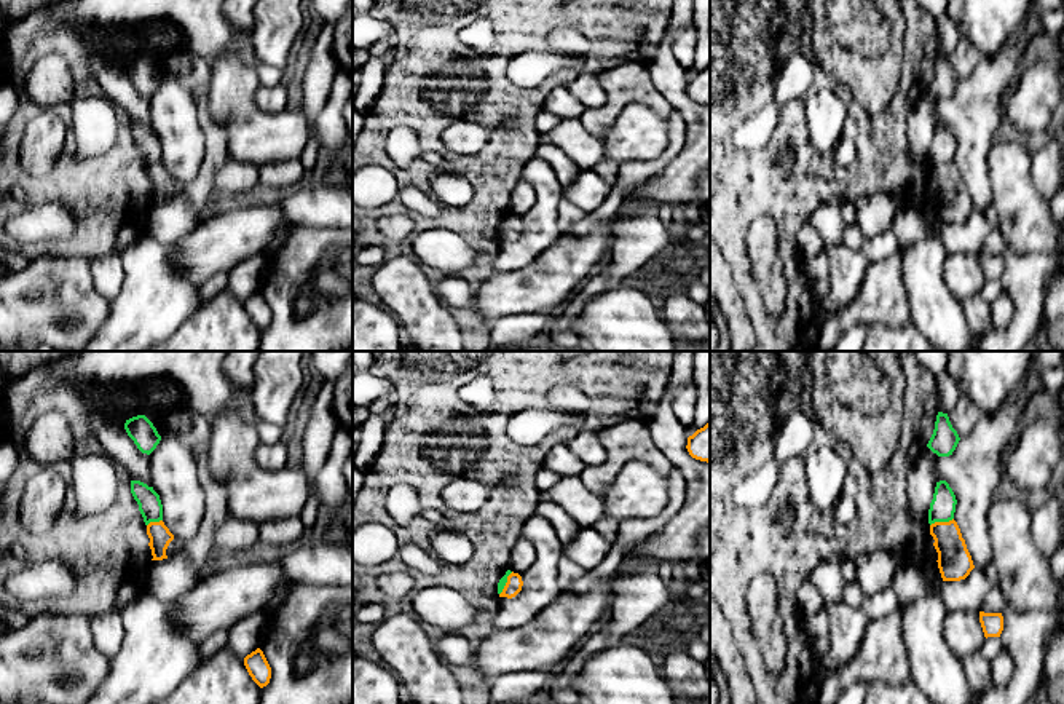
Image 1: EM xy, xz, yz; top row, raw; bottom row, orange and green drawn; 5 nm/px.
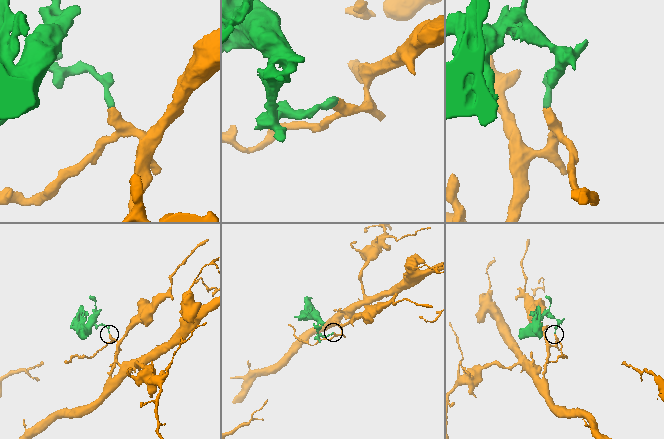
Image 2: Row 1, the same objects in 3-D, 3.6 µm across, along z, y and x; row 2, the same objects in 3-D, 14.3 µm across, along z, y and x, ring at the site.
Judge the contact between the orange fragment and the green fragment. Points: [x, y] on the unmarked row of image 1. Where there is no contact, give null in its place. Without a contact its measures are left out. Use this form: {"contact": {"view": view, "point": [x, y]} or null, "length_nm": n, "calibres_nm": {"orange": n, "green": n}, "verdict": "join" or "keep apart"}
{"contact": {"view": "yz", "point": [941, 165]}, "length_nm": 130, "calibres_nm": {"orange": 170, "green": 130}, "verdict": "join"}

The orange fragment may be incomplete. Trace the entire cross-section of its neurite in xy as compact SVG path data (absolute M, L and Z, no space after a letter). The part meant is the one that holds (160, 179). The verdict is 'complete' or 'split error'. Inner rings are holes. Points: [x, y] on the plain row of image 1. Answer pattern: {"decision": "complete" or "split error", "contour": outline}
{"decision": "split error", "contour": "M131 123L131 136L139 147L139 153L147 168L147 177L150 180L152 203L167 201L166 192L174 182L174 177L163 164L163 147L160 137L140 123Z"}

